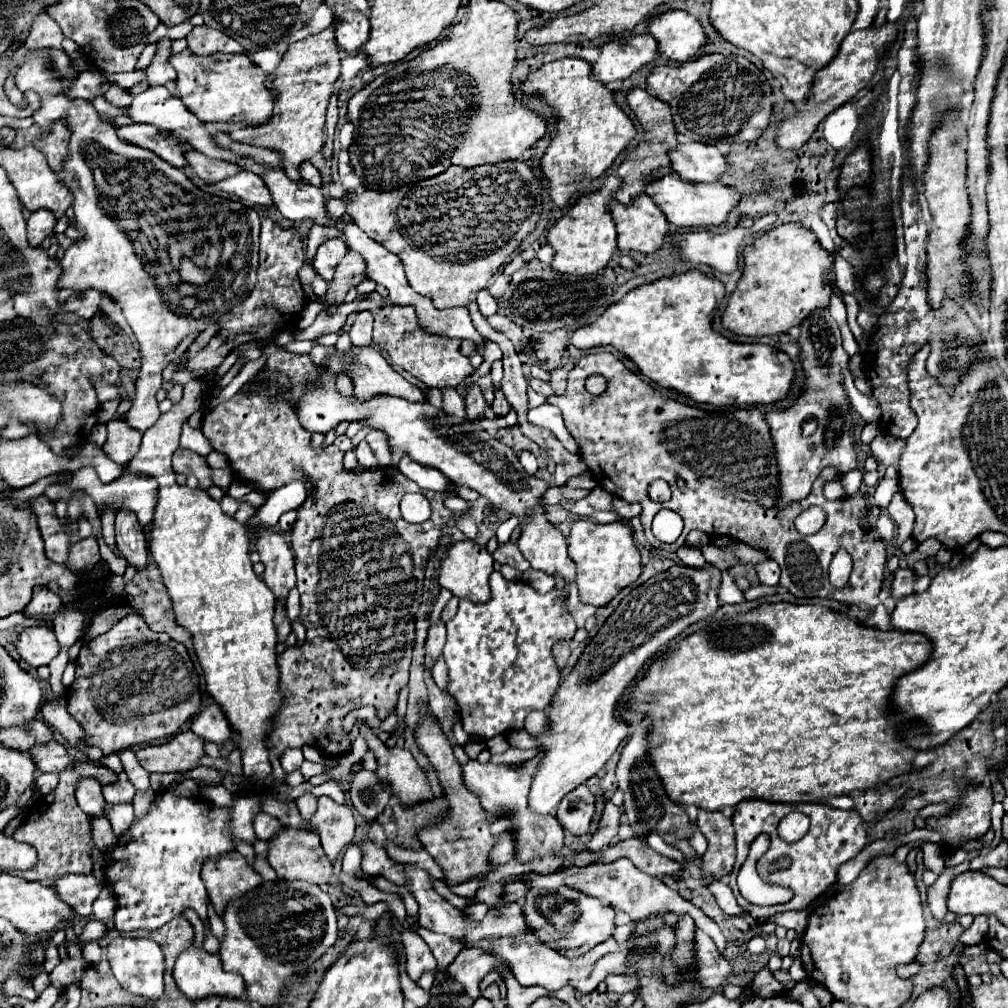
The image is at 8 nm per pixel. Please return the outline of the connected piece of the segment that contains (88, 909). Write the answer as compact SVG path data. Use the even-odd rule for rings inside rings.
M64 875L54 883L56 895L72 907L78 915L86 917L92 913L92 903L102 891L102 881L98 877L90 875Z

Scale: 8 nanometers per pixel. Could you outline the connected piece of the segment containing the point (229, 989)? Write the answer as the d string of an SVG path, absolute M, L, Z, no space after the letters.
M188 947L174 965L174 979L188 999L202 999L210 995L240 999L244 993L244 979L222 969L220 957L202 947Z

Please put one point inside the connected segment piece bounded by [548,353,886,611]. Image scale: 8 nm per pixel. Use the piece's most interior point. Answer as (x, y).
(631, 434)

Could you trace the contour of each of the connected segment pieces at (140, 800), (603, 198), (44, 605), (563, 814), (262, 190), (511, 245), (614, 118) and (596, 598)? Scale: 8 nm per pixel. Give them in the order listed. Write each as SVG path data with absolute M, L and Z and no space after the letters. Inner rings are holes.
M136 791L133 798L133 808L136 811L136 817L140 817L144 811L148 811L148 803L152 801L152 791Z
M608 175L600 189L576 195L570 209L562 215L562 219L556 221L554 227L548 231L548 245L554 249L554 259L550 263L552 271L566 273L566 275L590 275L606 267L616 247L616 227L612 223L608 201L612 199L612 193L620 187L620 179L614 175Z
M40 585L34 591L32 603L28 605L28 611L24 611L26 617L52 617L62 609L62 599L52 593L48 587Z
M584 785L568 793L564 797L564 803L556 807L556 819L566 831L574 835L584 835L588 831L592 815L594 815L594 797Z
M242 171L242 173L236 173L232 177L226 177L218 183L214 183L220 191L224 193L230 193L242 201L248 201L248 203L258 203L258 205L264 205L264 207L272 207L272 197L268 195L268 189L264 187L264 183L260 183L260 179L256 179L256 175L248 173L248 171Z
M526 161L484 165L464 169L462 173L454 173L452 169L460 167L450 167L442 175L392 191L372 191L362 187L348 189L352 197L348 199L348 195L344 195L342 199L346 203L346 215L364 233L368 233L368 237L384 245L402 261L406 279L416 293L430 297L436 309L464 305L472 315L478 313L476 293L488 285L490 277L500 269L504 261L508 261L510 253L536 227L542 211L546 183L540 179L540 171L530 169Z
M564 57L550 61L534 71L520 83L524 95L544 97L558 117L556 137L552 137L546 153L540 159L542 175L546 177L550 201L558 207L570 203L572 195L584 191L598 179L612 161L626 149L628 141L636 135L632 121L616 105L614 93L590 77L590 63L582 59Z
M576 521L568 537L568 555L576 563L576 585L578 597L586 605L604 607L608 605L624 587L632 585L640 573L640 551L634 547L632 529L626 523L600 525L594 521Z

